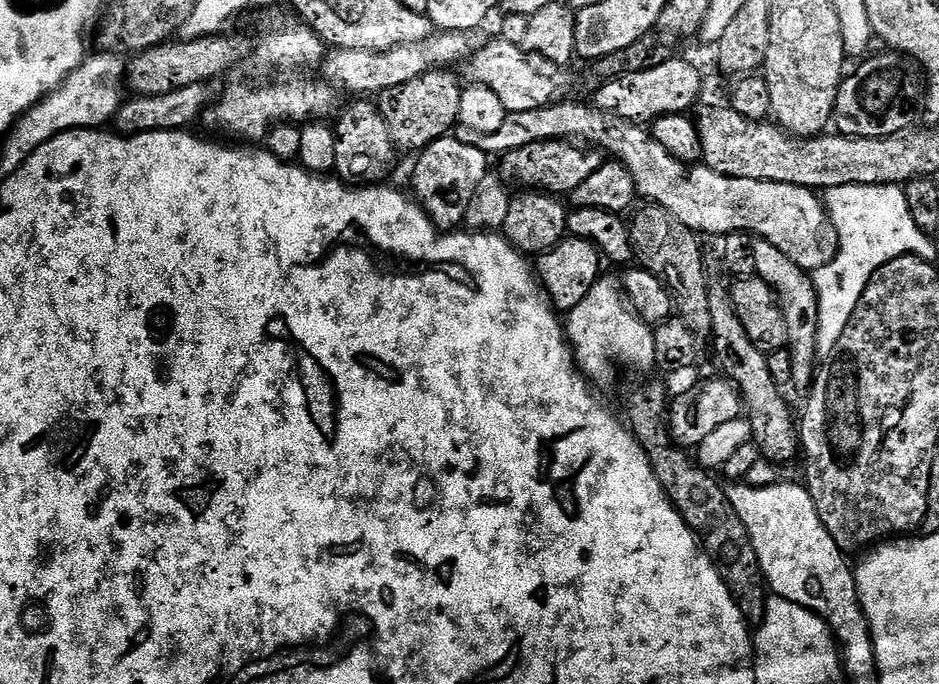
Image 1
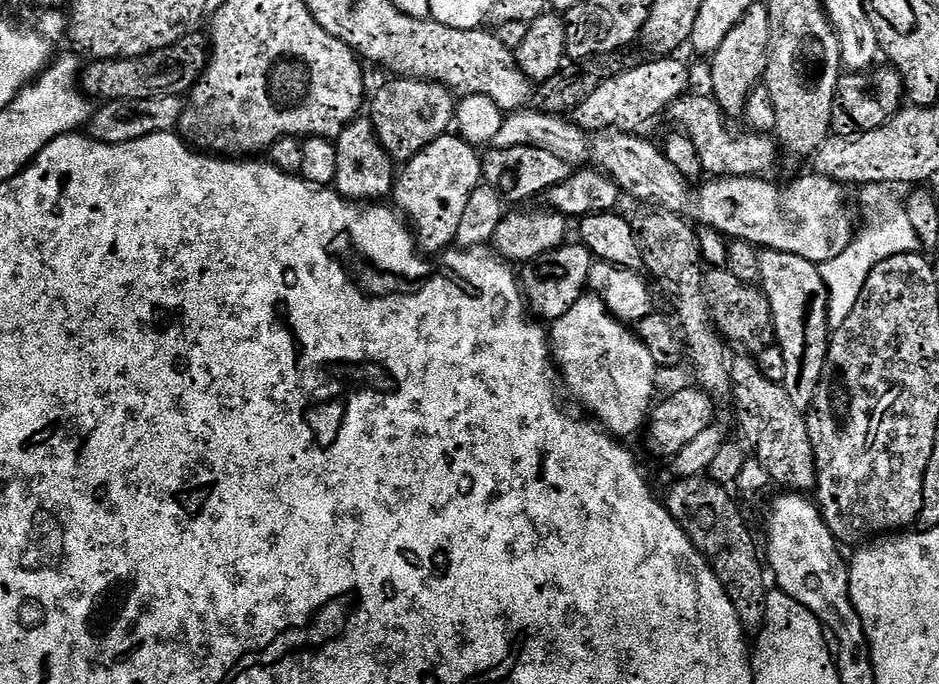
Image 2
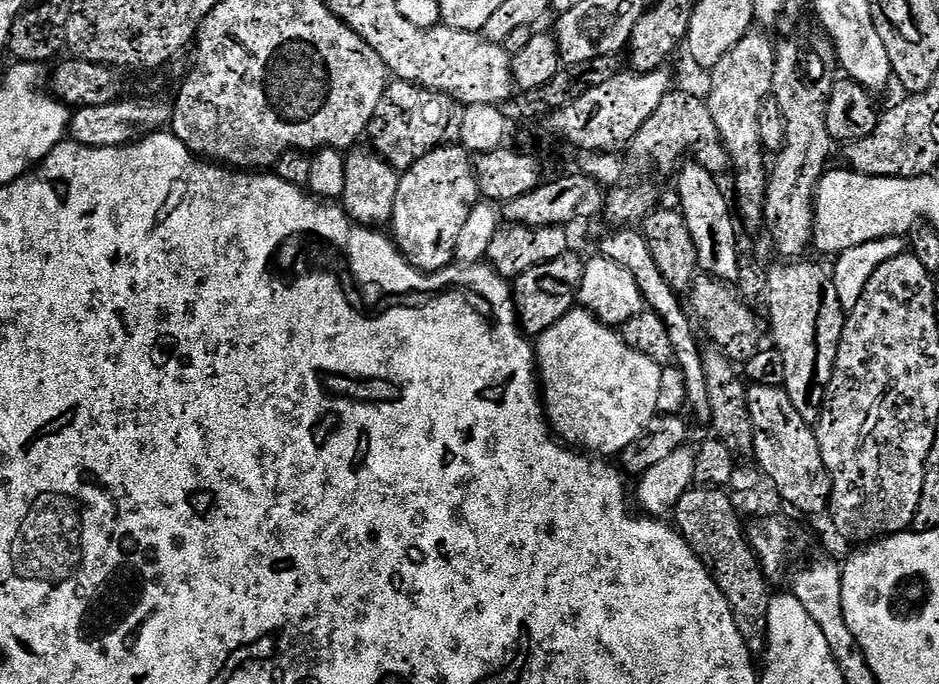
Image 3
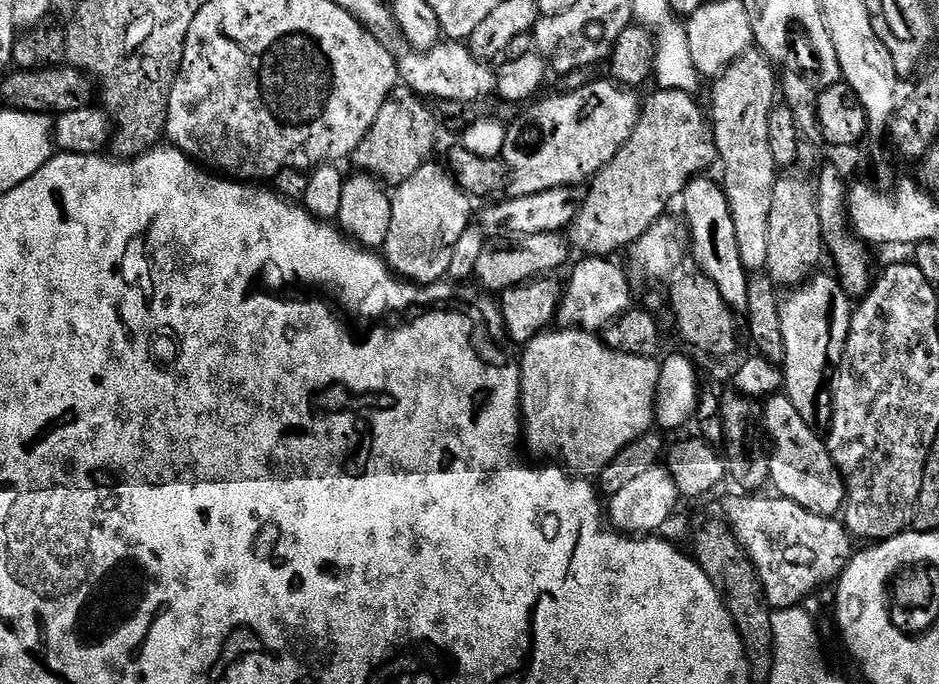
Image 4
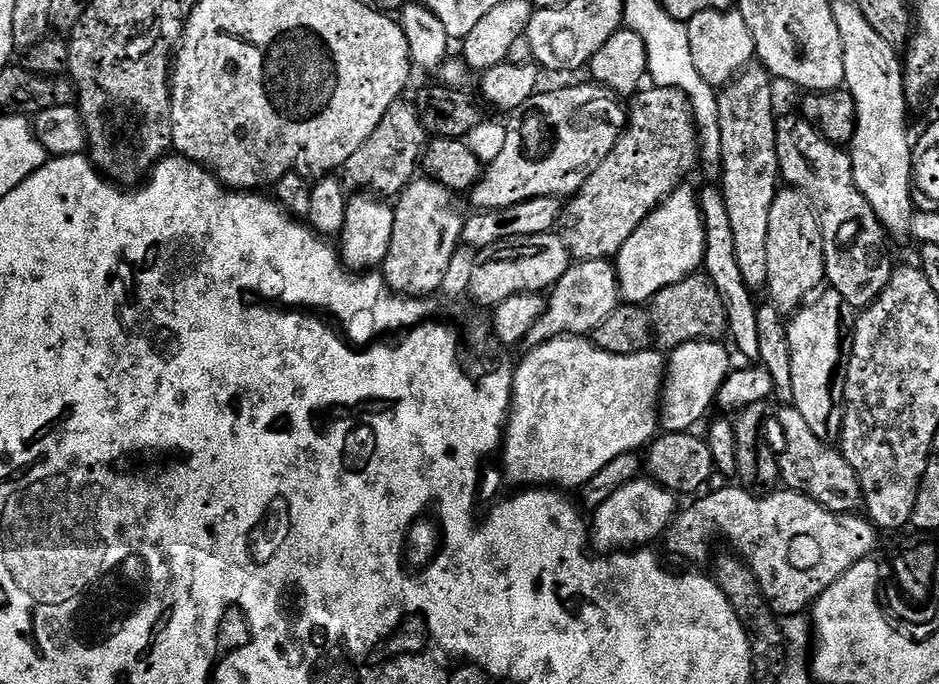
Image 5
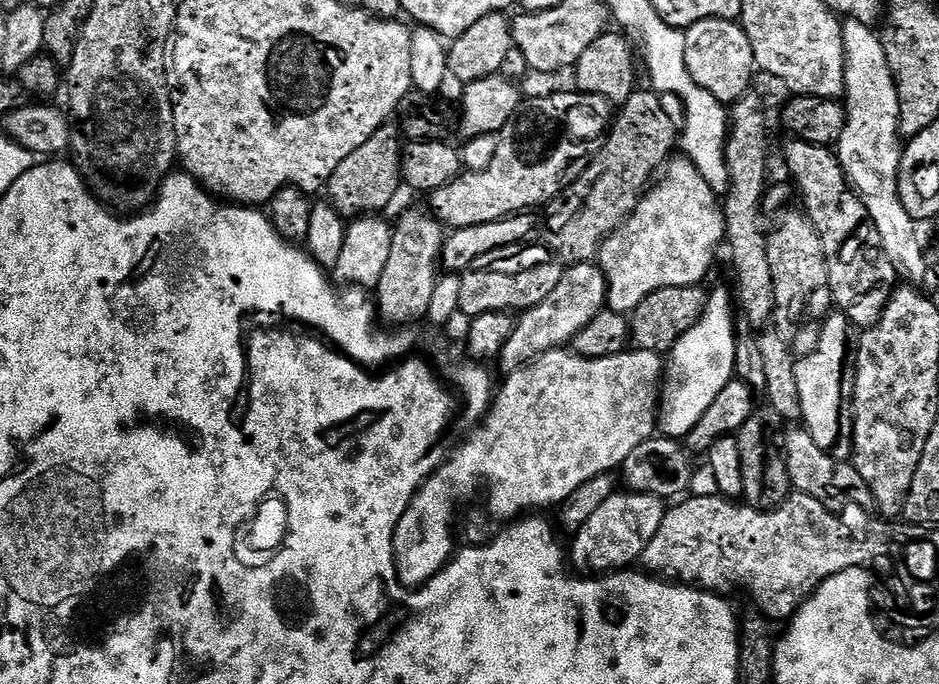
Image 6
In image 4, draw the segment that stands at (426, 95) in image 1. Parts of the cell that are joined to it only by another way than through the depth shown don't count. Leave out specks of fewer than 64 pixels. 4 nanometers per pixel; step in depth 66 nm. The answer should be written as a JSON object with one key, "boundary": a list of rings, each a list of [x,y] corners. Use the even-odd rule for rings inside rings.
{"boundary":[[[400,86],[391,92],[382,102],[382,110],[378,110],[378,118],[374,118],[374,126],[358,142],[358,146],[352,151],[351,163],[356,163],[356,168],[361,173],[367,173],[388,186],[395,186],[406,182],[414,170],[429,163],[432,147],[436,144],[436,124],[438,116],[421,97]]]}

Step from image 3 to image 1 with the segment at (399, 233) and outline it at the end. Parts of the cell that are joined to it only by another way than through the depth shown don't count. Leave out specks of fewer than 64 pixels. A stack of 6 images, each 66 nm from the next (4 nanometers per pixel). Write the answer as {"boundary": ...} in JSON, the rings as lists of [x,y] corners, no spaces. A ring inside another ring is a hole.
{"boundary":[[[449,134],[428,145],[416,158],[416,169],[412,172],[413,190],[411,189],[415,199],[420,201],[421,207],[437,229],[451,231],[459,227],[464,222],[478,182],[490,174],[489,153],[478,150],[478,146],[466,146],[466,142],[458,142],[455,135]]]}

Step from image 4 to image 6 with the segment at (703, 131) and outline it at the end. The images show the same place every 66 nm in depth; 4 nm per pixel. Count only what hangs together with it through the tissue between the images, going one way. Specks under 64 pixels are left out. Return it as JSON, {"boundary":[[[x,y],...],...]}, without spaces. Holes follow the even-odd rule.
{"boundary":[[[636,90],[624,104],[619,105],[608,138],[592,157],[588,169],[566,189],[563,198],[551,205],[548,244],[557,252],[557,257],[565,256],[560,258],[569,265],[586,264],[599,257],[604,239],[628,219],[654,177],[677,151],[677,117],[675,120],[671,110],[664,105],[665,97],[661,93],[647,91]]]}

